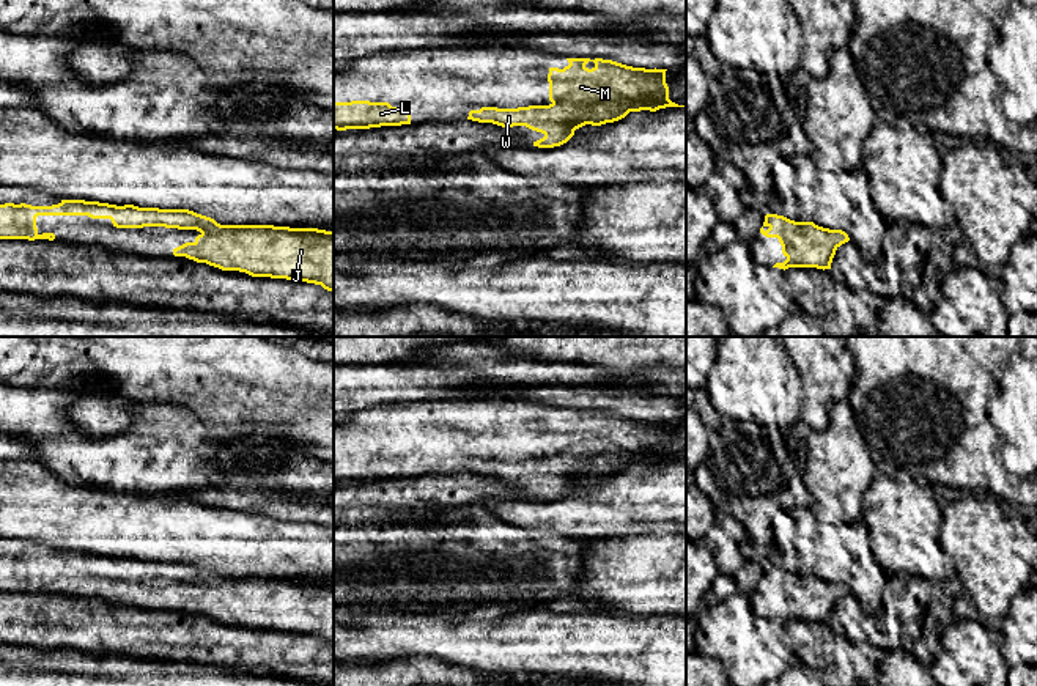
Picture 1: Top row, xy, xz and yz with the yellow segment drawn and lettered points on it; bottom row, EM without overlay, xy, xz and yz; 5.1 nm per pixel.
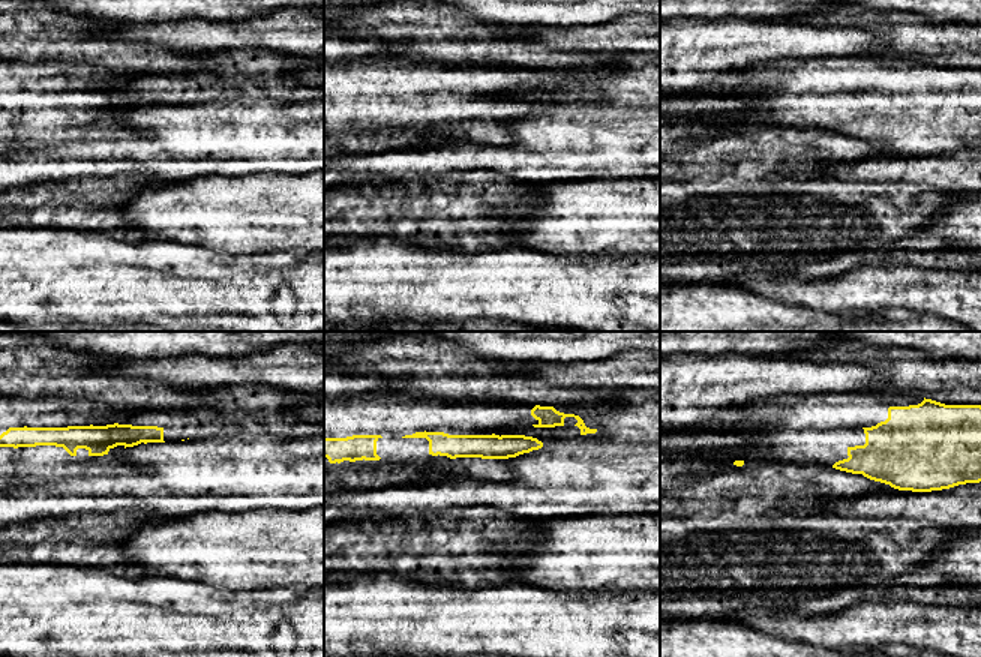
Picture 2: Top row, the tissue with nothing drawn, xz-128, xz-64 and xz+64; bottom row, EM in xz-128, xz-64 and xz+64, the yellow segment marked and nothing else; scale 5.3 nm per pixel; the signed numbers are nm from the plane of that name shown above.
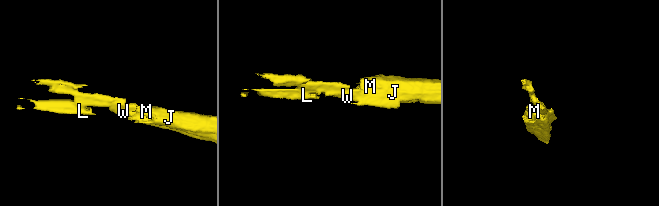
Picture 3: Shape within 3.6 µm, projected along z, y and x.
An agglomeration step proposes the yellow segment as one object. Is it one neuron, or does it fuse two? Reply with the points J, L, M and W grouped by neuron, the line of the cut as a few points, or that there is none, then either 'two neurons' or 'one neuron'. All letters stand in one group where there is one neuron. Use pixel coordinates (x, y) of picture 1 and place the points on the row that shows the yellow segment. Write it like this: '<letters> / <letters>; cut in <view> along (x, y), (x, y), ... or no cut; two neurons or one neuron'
J M / L W; cut in xz along (570, 104), (572, 109), (554, 120), (545, 136); two neurons

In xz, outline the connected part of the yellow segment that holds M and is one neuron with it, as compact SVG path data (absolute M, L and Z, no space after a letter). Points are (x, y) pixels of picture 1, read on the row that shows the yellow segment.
M566 58L568 66L563 69L549 68L549 101L565 102L573 107L559 116L557 121L549 124L549 132L533 142L538 148L554 148L566 143L574 131L585 126L601 126L625 118L629 112L650 110L656 112L666 107L686 107L678 105L669 99L669 87L666 83L667 69L645 69L633 68L612 60L603 58Z

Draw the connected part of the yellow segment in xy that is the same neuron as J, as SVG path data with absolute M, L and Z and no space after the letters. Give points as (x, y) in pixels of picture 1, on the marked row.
M222 225L212 234L198 234L194 242L173 249L173 255L206 263L222 271L299 280L334 291L334 231L274 225Z

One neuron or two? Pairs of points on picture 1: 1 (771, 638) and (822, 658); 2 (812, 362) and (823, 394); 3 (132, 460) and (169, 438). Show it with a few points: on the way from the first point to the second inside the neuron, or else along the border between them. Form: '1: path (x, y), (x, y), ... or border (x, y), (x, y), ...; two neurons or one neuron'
1: border (784, 623), (787, 642), (800, 661); two neurons
2: path (820, 370), (823, 373), (823, 386); one neuron
3: path (142, 460), (147, 460), (159, 447); one neuron

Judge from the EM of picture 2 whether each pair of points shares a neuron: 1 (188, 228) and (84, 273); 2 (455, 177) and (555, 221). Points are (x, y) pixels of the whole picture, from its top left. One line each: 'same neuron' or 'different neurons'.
1: different neurons
2: different neurons

